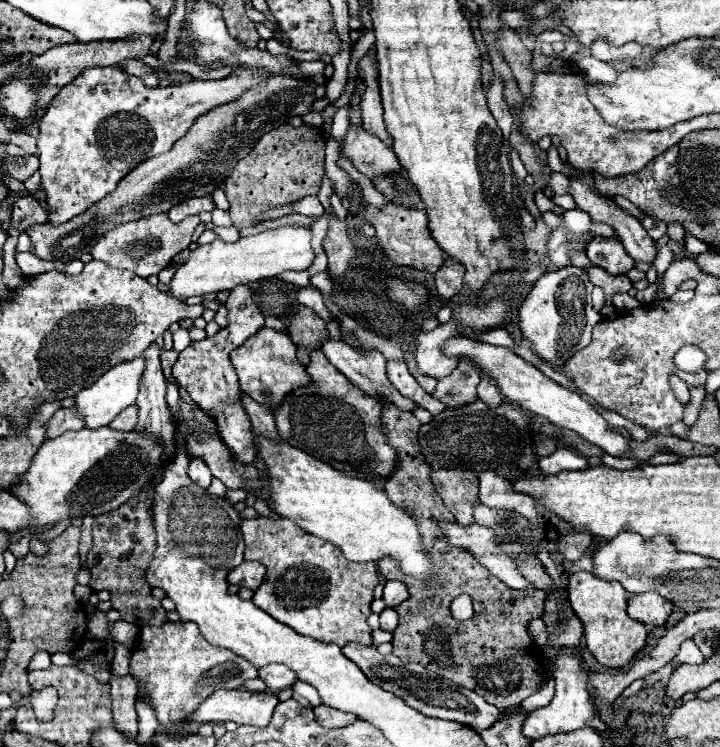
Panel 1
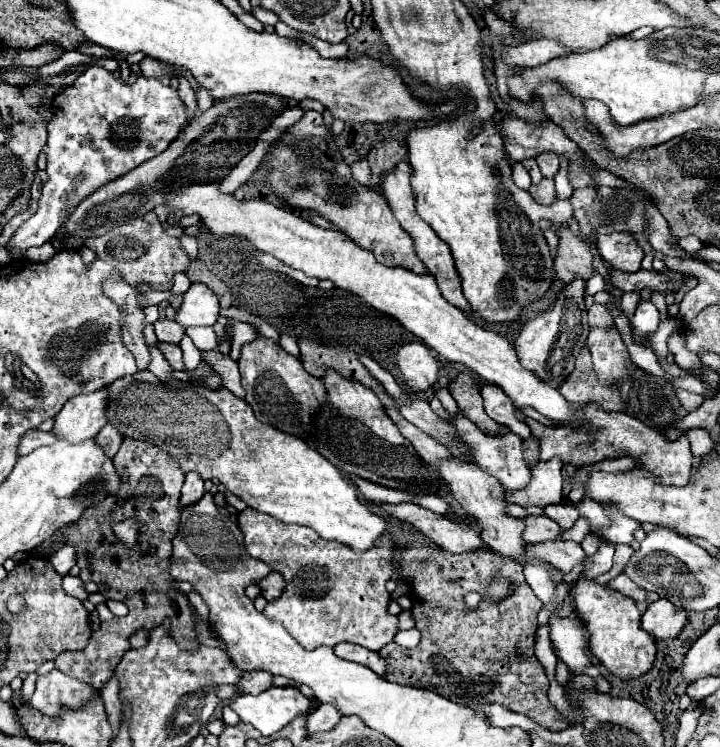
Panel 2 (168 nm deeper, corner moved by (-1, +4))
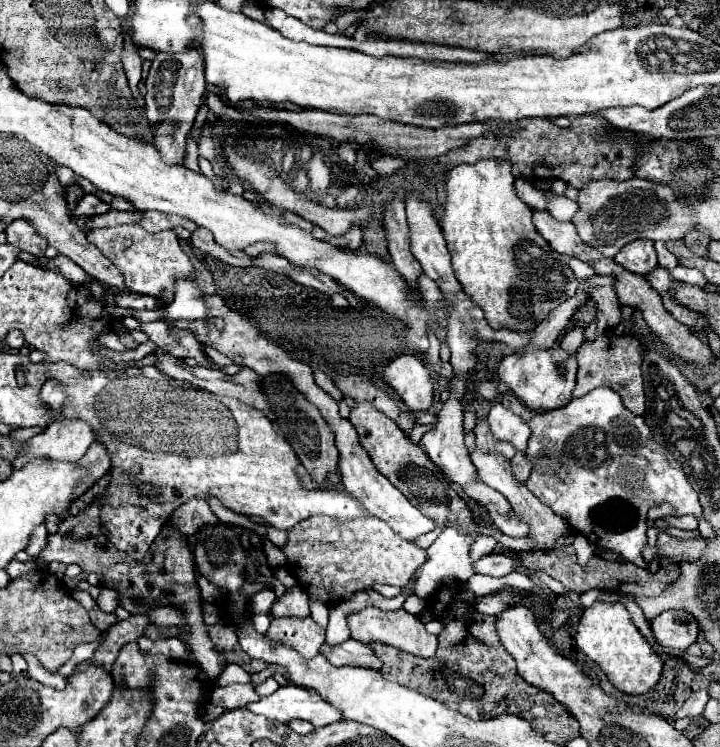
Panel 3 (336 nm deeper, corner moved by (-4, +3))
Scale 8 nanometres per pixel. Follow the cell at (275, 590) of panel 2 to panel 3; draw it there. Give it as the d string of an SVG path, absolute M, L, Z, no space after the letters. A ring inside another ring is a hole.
M298 585L288 587L284 595L272 603L272 617L282 617L282 615L292 615L292 617L308 615L308 601L304 589L300 589Z

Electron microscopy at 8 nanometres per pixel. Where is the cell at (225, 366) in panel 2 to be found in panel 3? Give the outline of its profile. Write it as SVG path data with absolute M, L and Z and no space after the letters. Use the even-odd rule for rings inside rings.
M154 321L154 323L142 323L140 327L148 337L166 353L184 359L184 357L194 357L200 367L218 367L222 373L234 375L239 372L240 367L237 365L216 365L210 361L210 357L204 353L202 343L196 339L194 331L188 329L178 329L172 327L166 321Z

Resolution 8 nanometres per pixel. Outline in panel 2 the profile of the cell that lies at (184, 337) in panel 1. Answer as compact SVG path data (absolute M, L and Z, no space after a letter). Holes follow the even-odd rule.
M185 335L179 344L183 353L183 362L188 370L195 370L201 363L200 351L194 346L192 340Z

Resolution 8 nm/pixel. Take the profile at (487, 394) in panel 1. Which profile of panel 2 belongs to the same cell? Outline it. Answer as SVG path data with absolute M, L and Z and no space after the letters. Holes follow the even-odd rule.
M485 384L485 386L481 388L481 396L483 396L485 412L487 412L497 424L507 426L507 428L509 428L513 434L517 434L519 438L529 438L529 436L531 436L529 426L515 416L515 406L513 406L511 398L509 398L499 386Z

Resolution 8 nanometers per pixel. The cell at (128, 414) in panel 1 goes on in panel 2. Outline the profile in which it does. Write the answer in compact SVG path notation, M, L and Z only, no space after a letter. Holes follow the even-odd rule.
M105 424L103 430L95 436L95 442L105 450L105 454L109 454L109 458L113 458L121 446L121 434L113 424Z

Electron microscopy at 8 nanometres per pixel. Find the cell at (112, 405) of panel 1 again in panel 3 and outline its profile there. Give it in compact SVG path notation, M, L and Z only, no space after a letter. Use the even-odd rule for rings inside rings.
M62 419L50 423L46 431L28 439L28 451L16 459L14 469L24 467L28 459L48 457L48 459L82 459L90 443L96 439L94 429L82 419Z

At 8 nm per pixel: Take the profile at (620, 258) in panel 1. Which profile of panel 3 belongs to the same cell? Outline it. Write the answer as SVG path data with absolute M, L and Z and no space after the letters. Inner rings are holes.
M642 239L624 245L614 257L614 261L622 265L624 269L638 273L638 275L646 275L658 265L652 241L642 241Z

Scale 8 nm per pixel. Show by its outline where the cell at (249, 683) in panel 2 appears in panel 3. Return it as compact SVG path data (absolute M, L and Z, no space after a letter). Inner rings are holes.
M236 683L236 685L226 685L226 687L220 687L216 685L212 691L210 691L210 701L214 705L222 705L224 709L238 709L238 707L246 707L248 703L252 701L258 701L260 695L256 693L254 685L242 685L242 683Z

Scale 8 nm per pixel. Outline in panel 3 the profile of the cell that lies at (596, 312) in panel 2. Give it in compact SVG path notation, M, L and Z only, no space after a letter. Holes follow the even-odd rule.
M612 329L596 333L596 339L584 341L578 347L578 377L572 397L582 397L598 387L610 387L622 397L626 409L630 409L634 415L642 415L646 409L646 397L642 389L642 359L644 351L638 339L630 335L616 335Z

